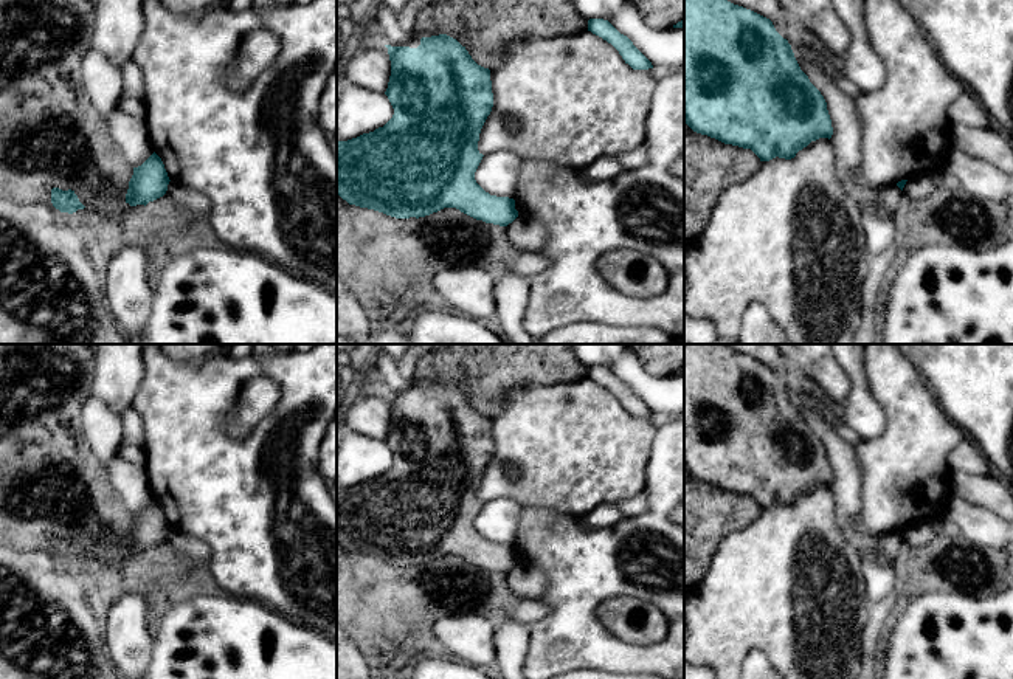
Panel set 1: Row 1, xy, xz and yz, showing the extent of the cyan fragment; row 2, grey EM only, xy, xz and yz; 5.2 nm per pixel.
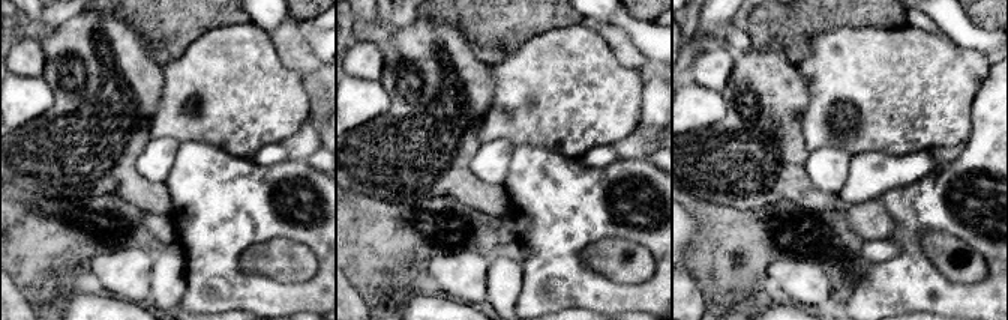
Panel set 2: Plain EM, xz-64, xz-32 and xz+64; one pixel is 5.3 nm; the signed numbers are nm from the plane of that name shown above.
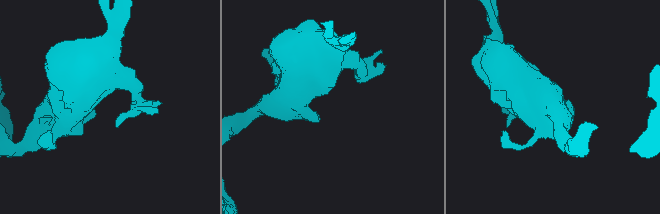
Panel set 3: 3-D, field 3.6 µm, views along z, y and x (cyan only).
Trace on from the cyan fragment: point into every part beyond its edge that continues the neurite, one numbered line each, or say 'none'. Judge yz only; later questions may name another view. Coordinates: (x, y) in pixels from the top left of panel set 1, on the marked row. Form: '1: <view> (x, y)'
none

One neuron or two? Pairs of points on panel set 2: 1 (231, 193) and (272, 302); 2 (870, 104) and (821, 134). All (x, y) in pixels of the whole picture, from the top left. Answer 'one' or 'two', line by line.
1: one
2: one

